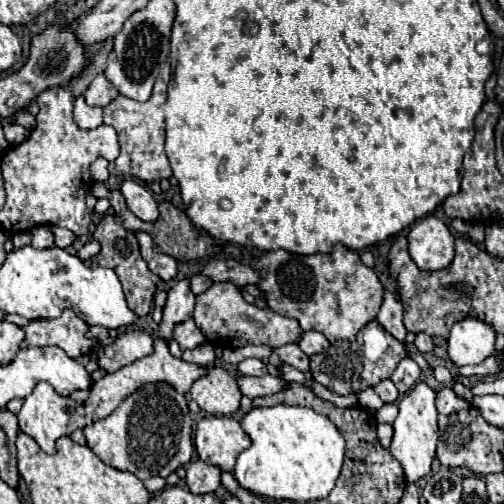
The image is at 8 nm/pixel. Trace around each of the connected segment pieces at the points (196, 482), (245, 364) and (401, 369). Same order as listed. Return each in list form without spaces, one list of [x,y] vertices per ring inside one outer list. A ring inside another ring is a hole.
[[[201,460],[191,462],[187,466],[187,486],[193,494],[215,492],[221,486],[221,470],[217,466],[209,466]]]
[[[245,358],[243,362],[239,362],[237,366],[237,374],[239,376],[265,376],[267,368],[261,360],[257,358]]]
[[[407,356],[397,364],[397,368],[395,368],[393,376],[391,376],[391,382],[397,386],[397,390],[401,394],[405,394],[417,384],[419,376],[421,376],[421,368],[417,366],[417,362],[413,358]]]

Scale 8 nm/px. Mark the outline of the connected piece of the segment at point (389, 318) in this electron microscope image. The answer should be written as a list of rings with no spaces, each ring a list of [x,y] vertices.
[[[385,292],[383,294],[383,304],[381,310],[377,314],[377,322],[389,332],[393,334],[397,340],[405,342],[405,326],[403,326],[403,304],[397,296],[397,292]]]

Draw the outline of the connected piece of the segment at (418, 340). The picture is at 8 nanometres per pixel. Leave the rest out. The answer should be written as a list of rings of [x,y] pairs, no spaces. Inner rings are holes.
[[[419,332],[417,336],[415,336],[415,348],[421,353],[425,354],[431,352],[433,350],[433,340],[427,336],[427,334],[423,334],[423,332]]]

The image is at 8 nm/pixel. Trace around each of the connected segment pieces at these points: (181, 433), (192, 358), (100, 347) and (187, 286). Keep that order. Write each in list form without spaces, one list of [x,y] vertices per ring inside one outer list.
[[[153,382],[137,388],[119,404],[119,414],[111,414],[91,428],[85,428],[87,446],[107,464],[117,470],[133,472],[145,480],[151,476],[167,478],[179,466],[191,460],[191,414],[185,394],[177,392],[167,382]]]
[[[203,342],[201,346],[193,348],[193,350],[185,350],[183,352],[183,360],[191,362],[191,364],[201,364],[201,366],[209,366],[215,362],[215,350],[211,344]]]
[[[91,326],[87,338],[93,340],[91,356],[99,368],[107,374],[117,372],[119,368],[137,362],[153,352],[153,338],[145,330],[125,330],[119,336],[109,336],[109,330],[103,326]]]
[[[185,278],[185,280],[179,280],[177,284],[173,284],[173,288],[169,290],[169,296],[167,296],[163,320],[159,324],[159,336],[165,340],[171,340],[173,326],[177,322],[191,318],[193,306],[195,306],[195,294],[191,292],[191,282]]]

